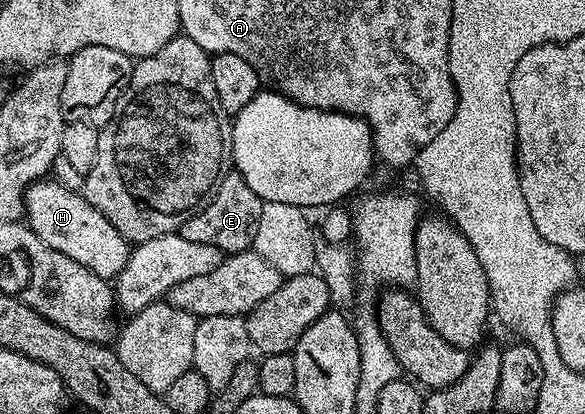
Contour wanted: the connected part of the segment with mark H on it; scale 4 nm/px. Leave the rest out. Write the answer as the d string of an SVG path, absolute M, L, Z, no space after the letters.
M54 179L35 181L24 191L24 217L29 229L33 229L54 251L70 255L74 263L82 263L94 275L114 279L126 267L130 252L129 242L124 236L77 190L62 187Z

